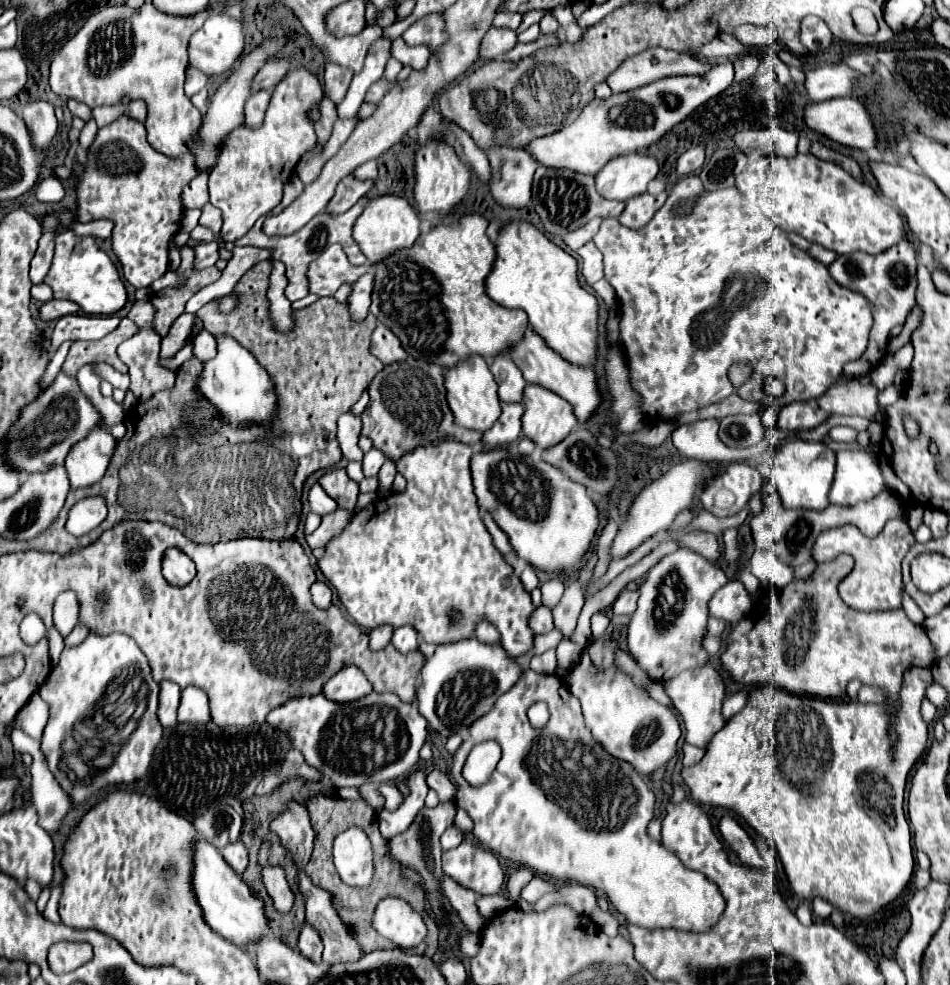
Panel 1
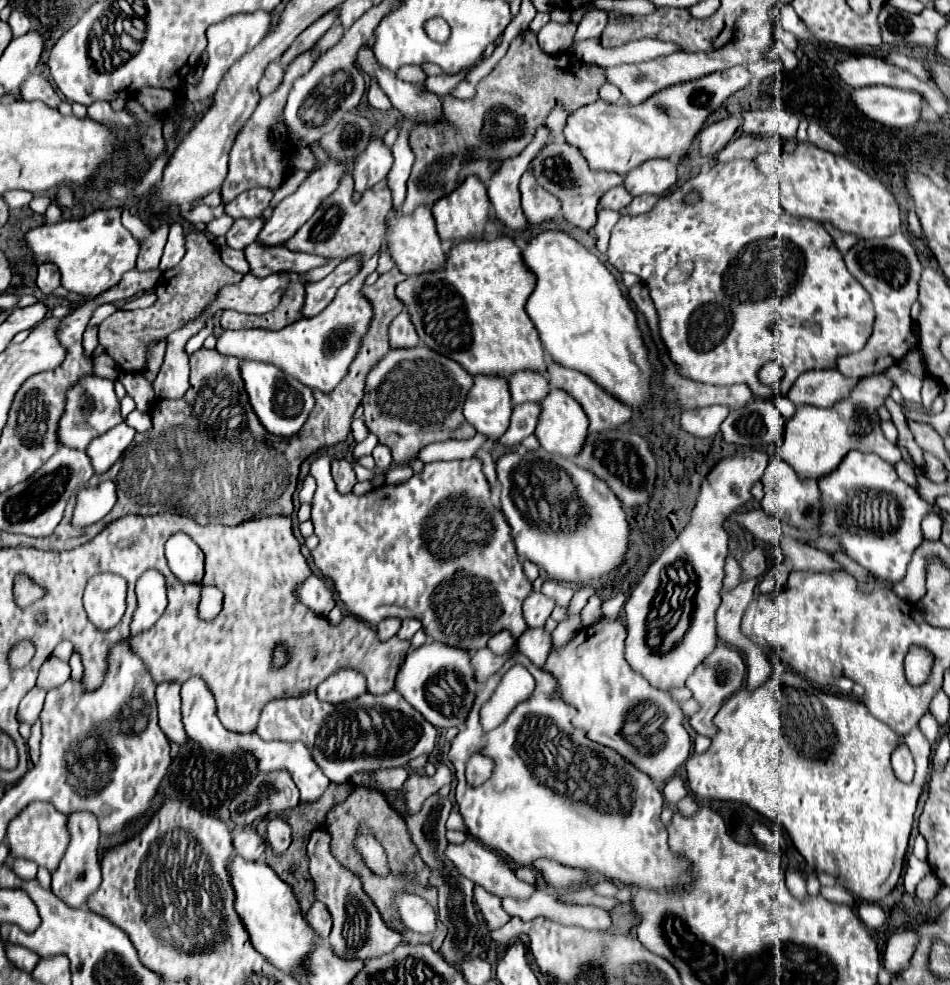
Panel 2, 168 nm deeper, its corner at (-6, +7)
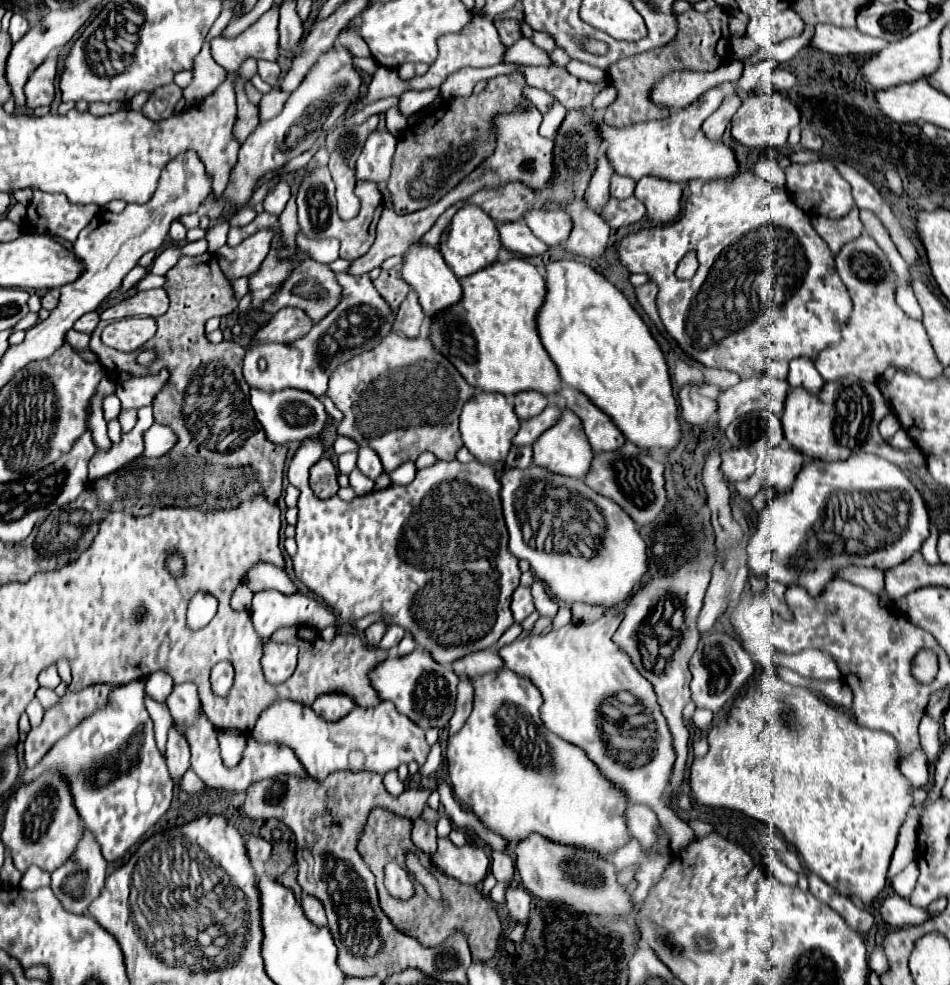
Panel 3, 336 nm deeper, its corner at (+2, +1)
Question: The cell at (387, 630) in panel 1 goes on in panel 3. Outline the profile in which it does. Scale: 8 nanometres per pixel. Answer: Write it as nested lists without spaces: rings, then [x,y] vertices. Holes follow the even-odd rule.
[[[375,622],[375,624],[371,624],[371,626],[365,630],[367,642],[369,642],[371,646],[377,646],[377,644],[381,642],[385,630],[387,630],[387,624],[385,624],[385,622]]]

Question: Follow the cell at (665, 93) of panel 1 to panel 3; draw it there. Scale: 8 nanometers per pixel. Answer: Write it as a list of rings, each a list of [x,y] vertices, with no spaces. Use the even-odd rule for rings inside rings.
[[[747,64],[741,78],[737,80],[737,86],[717,86],[701,98],[701,102],[693,102],[693,106],[685,106],[681,110],[671,112],[667,118],[661,120],[649,120],[639,122],[637,126],[625,126],[625,130],[617,130],[615,126],[605,126],[603,120],[595,120],[597,134],[601,142],[605,144],[605,156],[609,158],[609,164],[617,174],[625,174],[633,180],[639,180],[641,176],[657,176],[673,182],[687,182],[691,178],[701,180],[717,180],[717,178],[729,178],[737,172],[737,162],[733,152],[723,142],[713,142],[705,138],[701,132],[701,124],[707,116],[711,116],[721,102],[729,94],[745,96],[751,90],[757,88],[761,76],[759,64]]]

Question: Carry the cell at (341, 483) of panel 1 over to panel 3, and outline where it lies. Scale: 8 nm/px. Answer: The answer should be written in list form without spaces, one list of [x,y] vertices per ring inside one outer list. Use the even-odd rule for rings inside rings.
[[[321,458],[313,468],[309,476],[311,488],[319,498],[331,498],[337,494],[339,484],[337,484],[337,470],[331,464],[329,458]]]

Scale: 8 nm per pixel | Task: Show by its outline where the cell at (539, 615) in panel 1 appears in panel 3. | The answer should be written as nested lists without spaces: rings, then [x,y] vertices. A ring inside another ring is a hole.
[[[519,586],[513,592],[513,602],[511,602],[511,612],[513,612],[515,622],[521,624],[533,610],[535,610],[535,604],[533,604],[533,598],[531,598],[531,590],[525,588],[525,586]]]

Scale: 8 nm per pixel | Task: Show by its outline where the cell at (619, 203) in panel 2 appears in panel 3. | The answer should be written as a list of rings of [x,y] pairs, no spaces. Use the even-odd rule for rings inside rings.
[[[613,174],[613,178],[611,178],[611,196],[629,198],[633,194],[633,188],[635,188],[635,180],[633,178],[625,178],[625,176]]]

